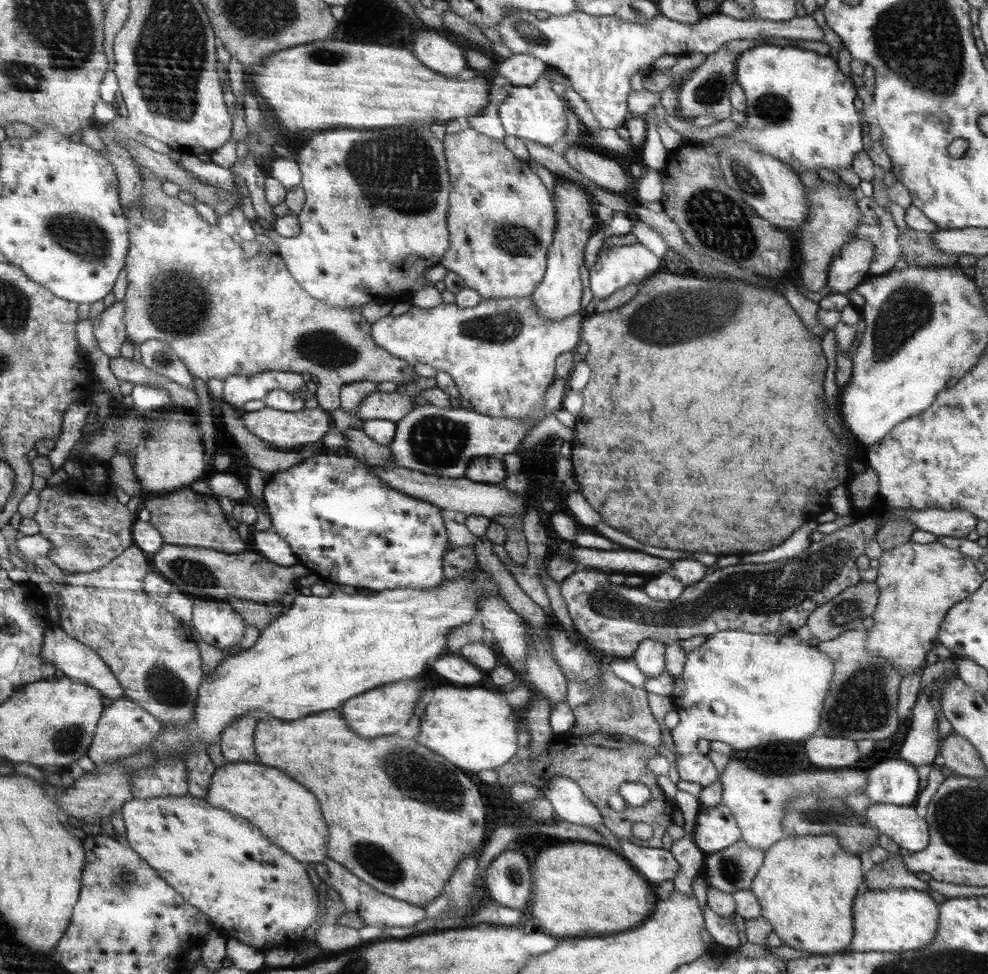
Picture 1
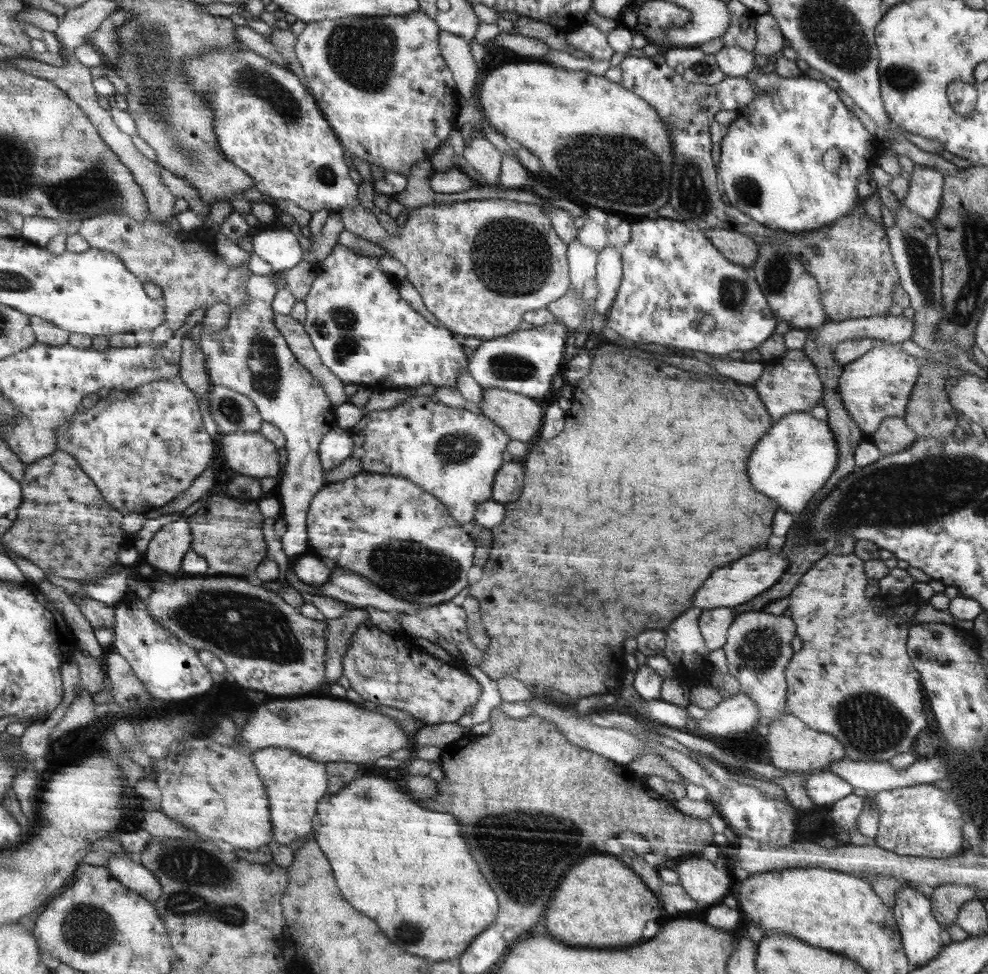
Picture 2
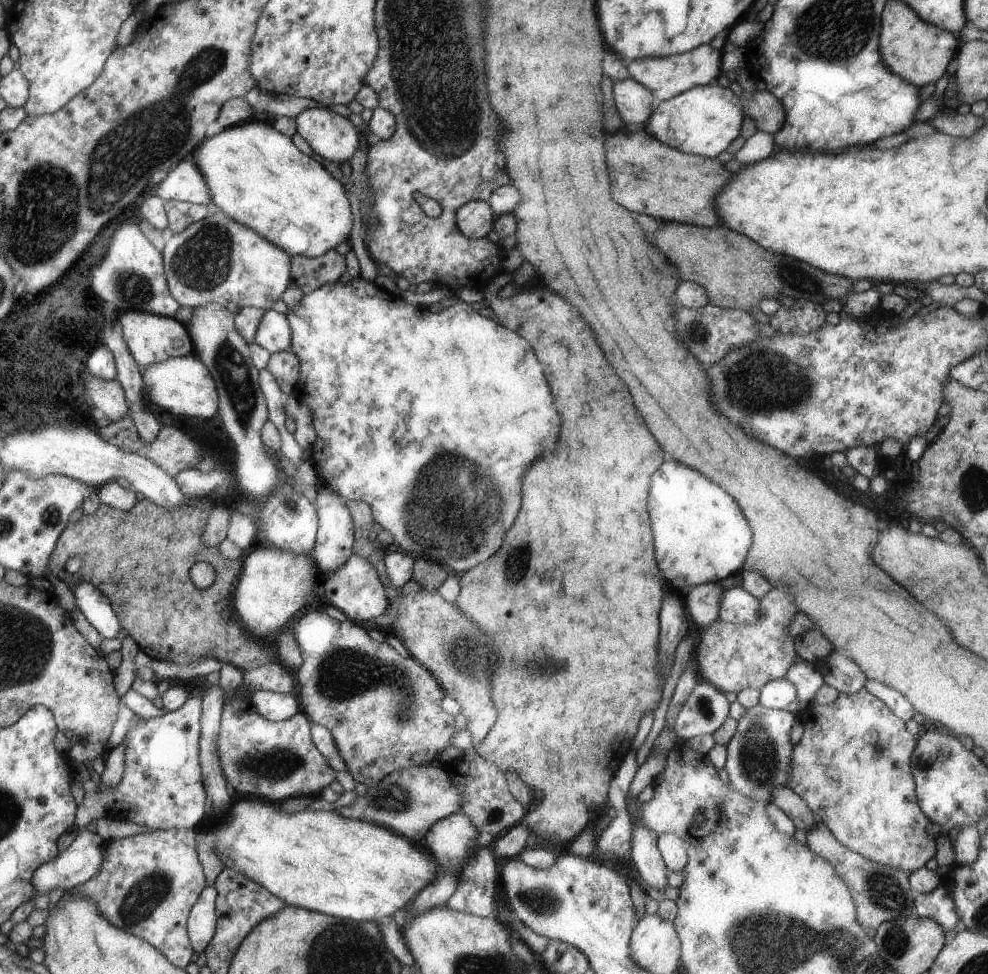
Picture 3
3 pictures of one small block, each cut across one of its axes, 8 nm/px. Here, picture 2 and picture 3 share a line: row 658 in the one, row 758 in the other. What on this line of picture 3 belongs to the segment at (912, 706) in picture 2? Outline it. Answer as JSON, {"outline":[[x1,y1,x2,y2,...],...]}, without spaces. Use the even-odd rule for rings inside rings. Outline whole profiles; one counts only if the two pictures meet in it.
{"outline":[[866,689,839,693,839,698,827,705,812,702,798,712,798,719,803,723,804,732,791,754,788,788,801,796,816,818,849,849,908,874,922,868,936,854,936,844,926,832,930,821,915,795,910,761,916,748,916,736,906,730,904,721]]}

